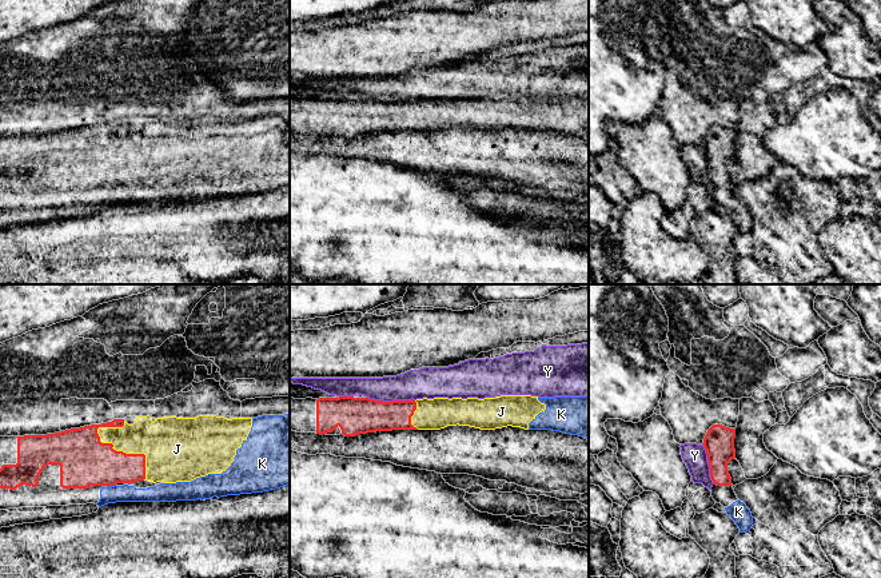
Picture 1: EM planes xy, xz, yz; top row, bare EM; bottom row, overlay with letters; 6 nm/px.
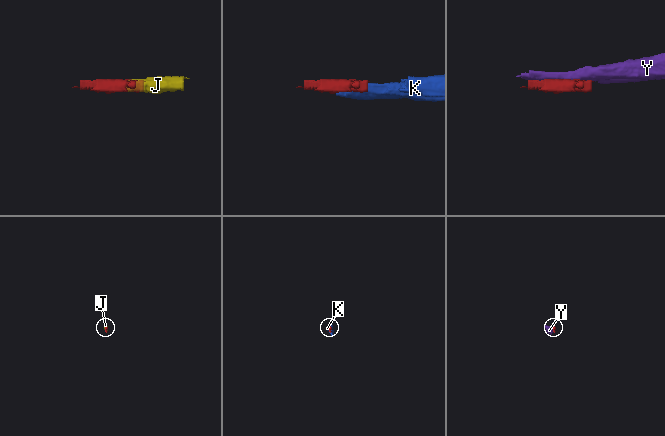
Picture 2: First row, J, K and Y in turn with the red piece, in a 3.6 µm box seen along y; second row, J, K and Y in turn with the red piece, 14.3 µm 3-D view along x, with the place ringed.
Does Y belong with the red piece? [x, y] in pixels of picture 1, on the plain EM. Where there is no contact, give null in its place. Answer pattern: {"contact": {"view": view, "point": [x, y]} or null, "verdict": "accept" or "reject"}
{"contact": {"view": "xz", "point": [390, 103]}, "verdict": "reject"}

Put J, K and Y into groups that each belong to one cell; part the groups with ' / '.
J K / Y

